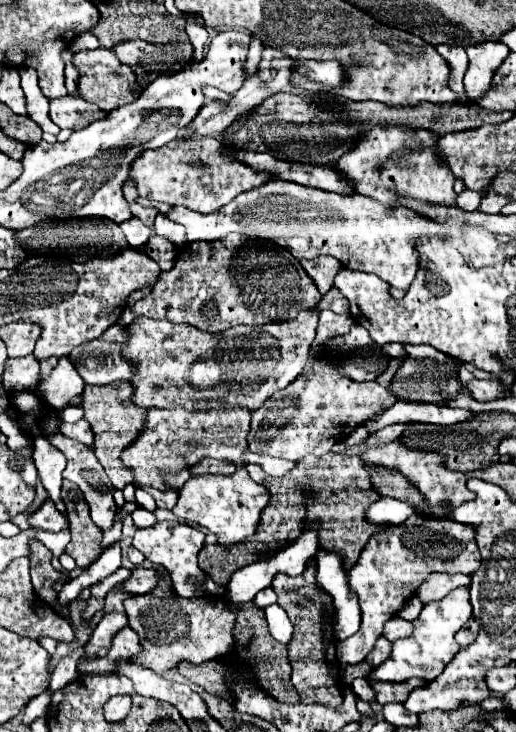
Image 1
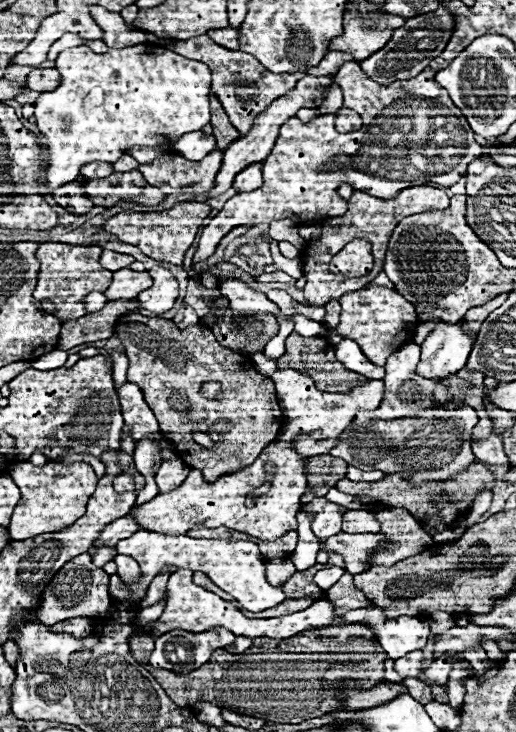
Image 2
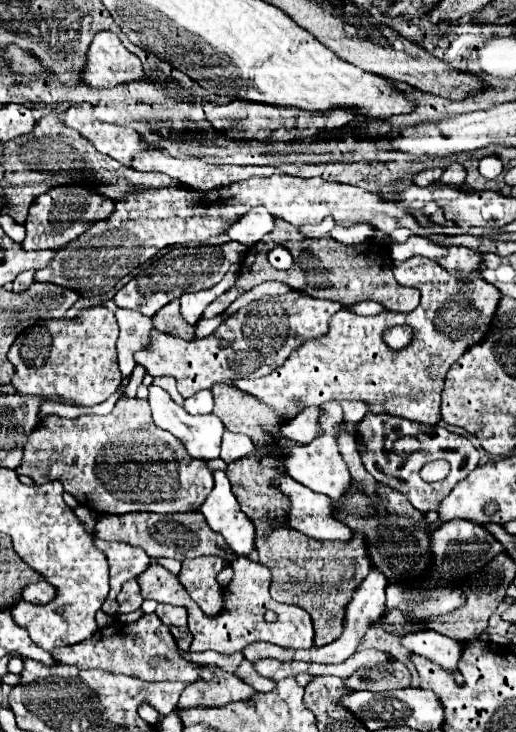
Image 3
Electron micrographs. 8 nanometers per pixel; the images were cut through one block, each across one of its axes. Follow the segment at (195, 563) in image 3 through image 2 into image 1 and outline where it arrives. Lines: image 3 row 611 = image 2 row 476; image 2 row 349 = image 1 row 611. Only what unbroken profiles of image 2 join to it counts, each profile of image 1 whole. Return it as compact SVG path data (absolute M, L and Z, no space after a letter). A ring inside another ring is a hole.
M158 586L156 590L144 596L130 596L126 600L126 616L128 626L140 636L142 656L134 656L138 664L150 668L158 674L174 668L178 662L188 660L192 664L202 664L206 660L224 656L232 648L232 626L234 614L226 610L226 600L218 596L202 596L202 598L180 598L174 592Z

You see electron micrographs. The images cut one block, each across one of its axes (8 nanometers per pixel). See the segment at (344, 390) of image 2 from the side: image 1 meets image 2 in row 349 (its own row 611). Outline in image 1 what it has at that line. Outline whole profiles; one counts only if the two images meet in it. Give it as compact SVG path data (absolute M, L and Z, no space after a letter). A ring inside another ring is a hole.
M312 558L308 562L308 568L302 576L296 578L288 578L288 575L278 573L272 582L272 588L278 596L277 603L286 610L290 622L294 624L294 636L288 644L288 656L290 656L290 664L292 664L292 684L298 690L301 702L304 704L322 704L328 708L340 708L342 706L342 692L338 690L340 686L340 676L338 676L338 658L336 658L336 646L332 646L334 638L332 638L332 622L334 622L334 604L332 604L332 596L322 590L315 580L316 560Z

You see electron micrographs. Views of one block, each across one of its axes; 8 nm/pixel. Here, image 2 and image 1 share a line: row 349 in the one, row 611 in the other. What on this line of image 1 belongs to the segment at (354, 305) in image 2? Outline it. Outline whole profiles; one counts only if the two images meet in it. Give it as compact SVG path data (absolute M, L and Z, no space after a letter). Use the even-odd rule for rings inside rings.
M412 514L404 526L388 528L370 536L358 562L348 572L350 592L358 596L362 610L360 632L337 643L338 663L356 664L364 660L374 648L376 640L382 636L384 624L402 610L402 606L412 598L416 588L426 580L430 572L442 570L470 576L480 568L480 564L482 558L476 546L476 528L470 524Z

